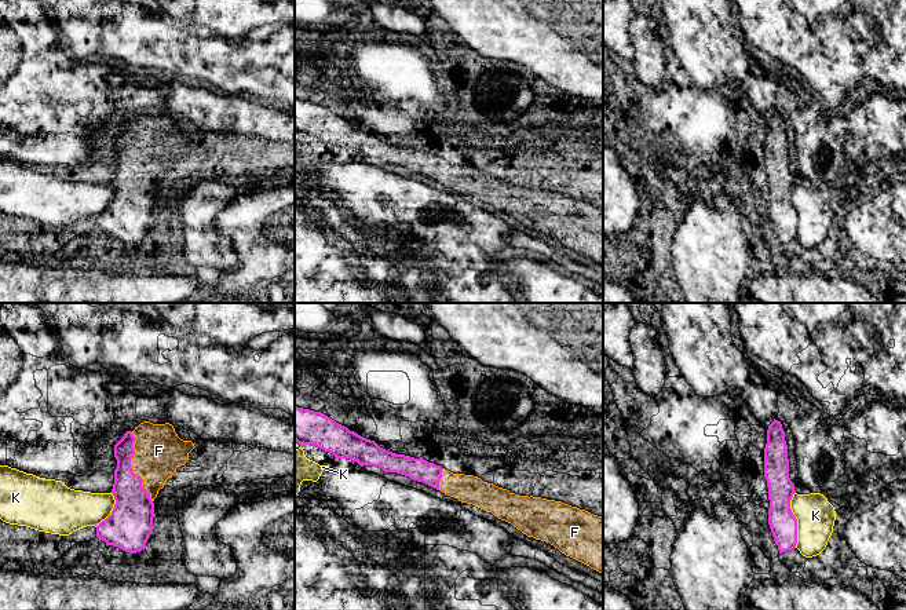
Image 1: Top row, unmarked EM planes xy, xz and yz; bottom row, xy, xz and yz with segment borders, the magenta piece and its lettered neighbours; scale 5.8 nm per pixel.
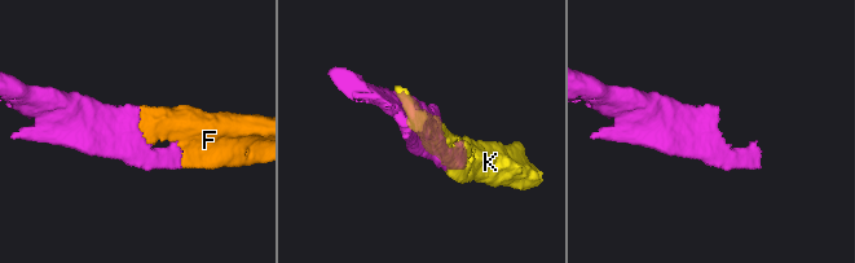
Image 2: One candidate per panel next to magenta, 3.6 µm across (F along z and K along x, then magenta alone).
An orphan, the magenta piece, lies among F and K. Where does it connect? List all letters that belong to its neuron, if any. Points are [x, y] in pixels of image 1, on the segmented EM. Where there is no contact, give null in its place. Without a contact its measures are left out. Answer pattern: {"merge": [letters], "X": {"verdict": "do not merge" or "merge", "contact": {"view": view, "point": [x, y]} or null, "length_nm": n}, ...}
{"merge": ["F"], "F": {"verdict": "merge", "contact": {"view": "xy", "point": [130, 467]}, "length_nm": 440}, "K": {"verdict": "do not merge", "contact": {"view": "yz", "point": [796, 519]}, "length_nm": 320}}

